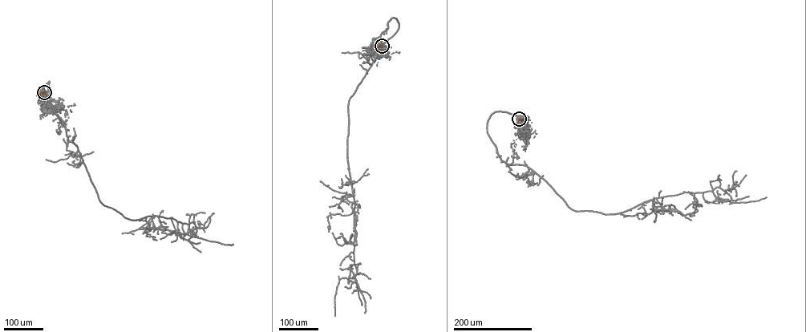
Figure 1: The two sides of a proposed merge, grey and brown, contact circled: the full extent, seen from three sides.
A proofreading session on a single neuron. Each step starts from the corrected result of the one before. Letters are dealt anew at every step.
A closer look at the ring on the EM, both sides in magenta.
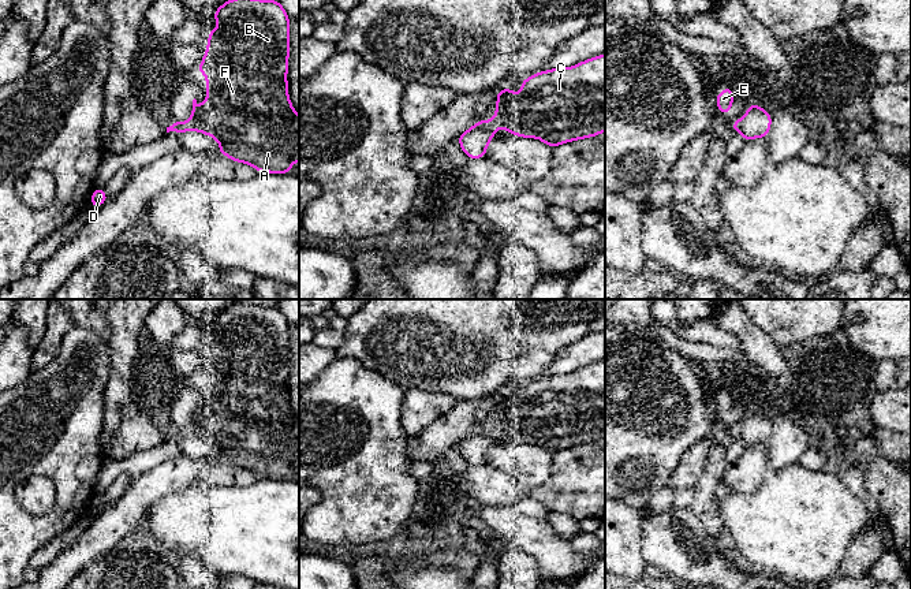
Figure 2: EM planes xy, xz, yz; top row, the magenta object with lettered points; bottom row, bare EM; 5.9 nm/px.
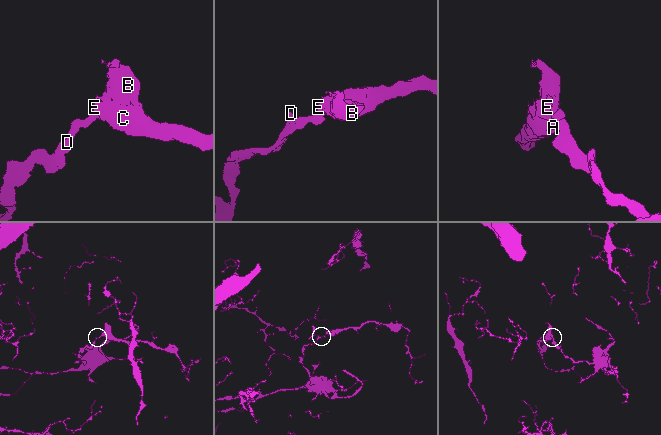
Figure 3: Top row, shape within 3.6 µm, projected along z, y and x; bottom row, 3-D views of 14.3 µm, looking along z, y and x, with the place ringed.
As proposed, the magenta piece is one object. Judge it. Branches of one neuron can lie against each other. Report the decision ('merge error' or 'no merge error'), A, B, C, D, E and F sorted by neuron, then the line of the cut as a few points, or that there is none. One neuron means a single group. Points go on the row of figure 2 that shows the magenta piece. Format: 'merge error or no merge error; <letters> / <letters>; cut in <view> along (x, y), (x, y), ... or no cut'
merge error; A B C E F / D; cut in xz along (477, 123), (492, 133)

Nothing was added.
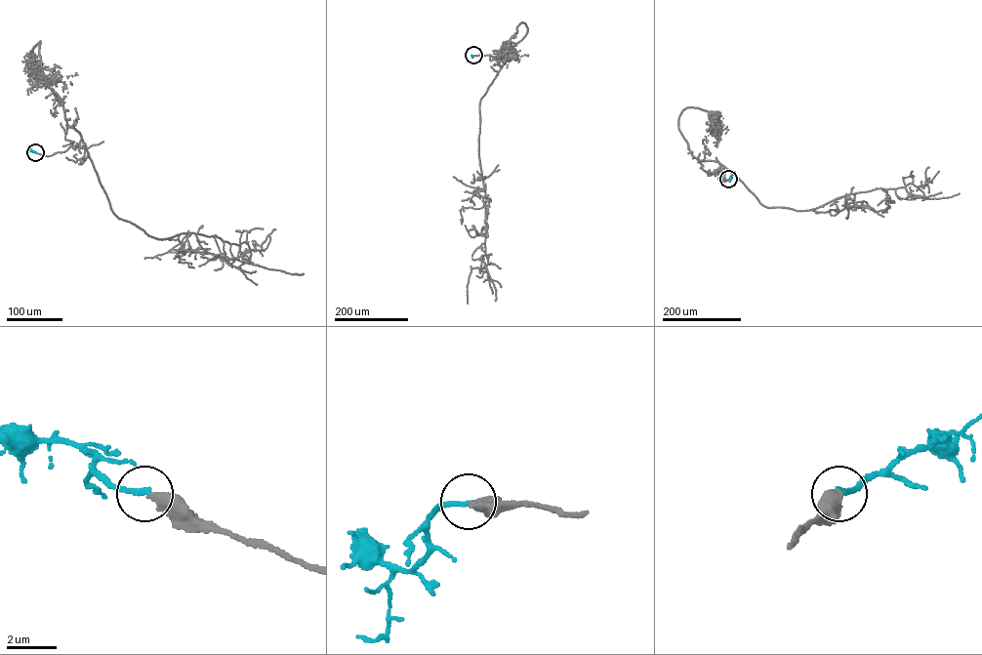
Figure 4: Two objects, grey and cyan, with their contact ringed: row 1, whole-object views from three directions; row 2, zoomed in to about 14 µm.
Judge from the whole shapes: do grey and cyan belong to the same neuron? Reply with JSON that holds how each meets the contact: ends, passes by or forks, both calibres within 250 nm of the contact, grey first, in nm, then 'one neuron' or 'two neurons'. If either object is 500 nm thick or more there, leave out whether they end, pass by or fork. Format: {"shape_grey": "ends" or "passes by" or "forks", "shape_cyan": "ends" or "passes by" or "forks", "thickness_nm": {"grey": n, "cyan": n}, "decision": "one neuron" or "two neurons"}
{"shape_grey": "ends", "shape_cyan": "ends", "thickness_nm": {"grey": 400, "cyan": 200}, "decision": "two neurons"}

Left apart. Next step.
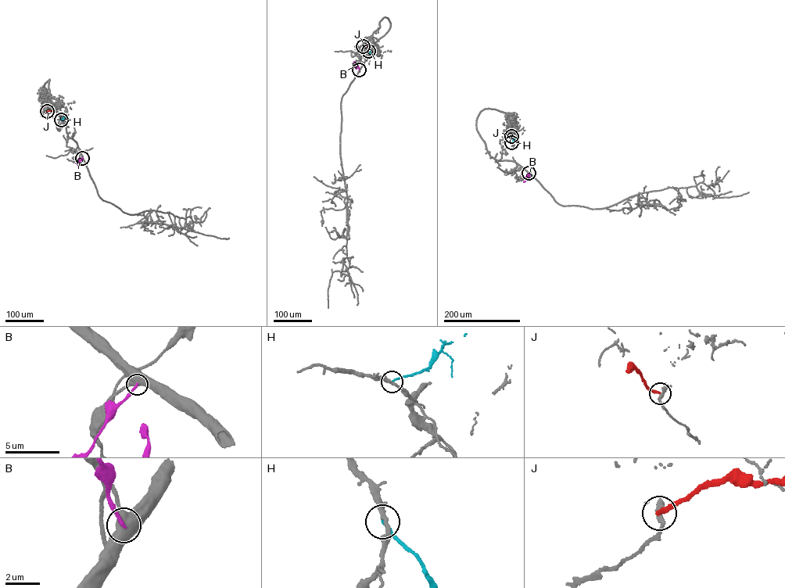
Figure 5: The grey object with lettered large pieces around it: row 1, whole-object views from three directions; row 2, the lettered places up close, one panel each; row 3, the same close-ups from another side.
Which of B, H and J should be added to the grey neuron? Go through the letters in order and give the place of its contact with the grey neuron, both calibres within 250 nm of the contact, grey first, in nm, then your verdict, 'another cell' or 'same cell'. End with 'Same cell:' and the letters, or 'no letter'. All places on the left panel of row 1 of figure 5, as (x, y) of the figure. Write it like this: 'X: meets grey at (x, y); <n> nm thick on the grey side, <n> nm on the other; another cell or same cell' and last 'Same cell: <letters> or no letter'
B: meets grey at (82, 158); 650 nm thick on the grey side, 200 nm on the other; another cell
H: meets grey at (61, 120); 240 nm thick on the grey side, 170 nm on the other; another cell
J: meets grey at (47, 111); 400 nm thick on the grey side, 240 nm on the other; another cell
Same cell: no letter

